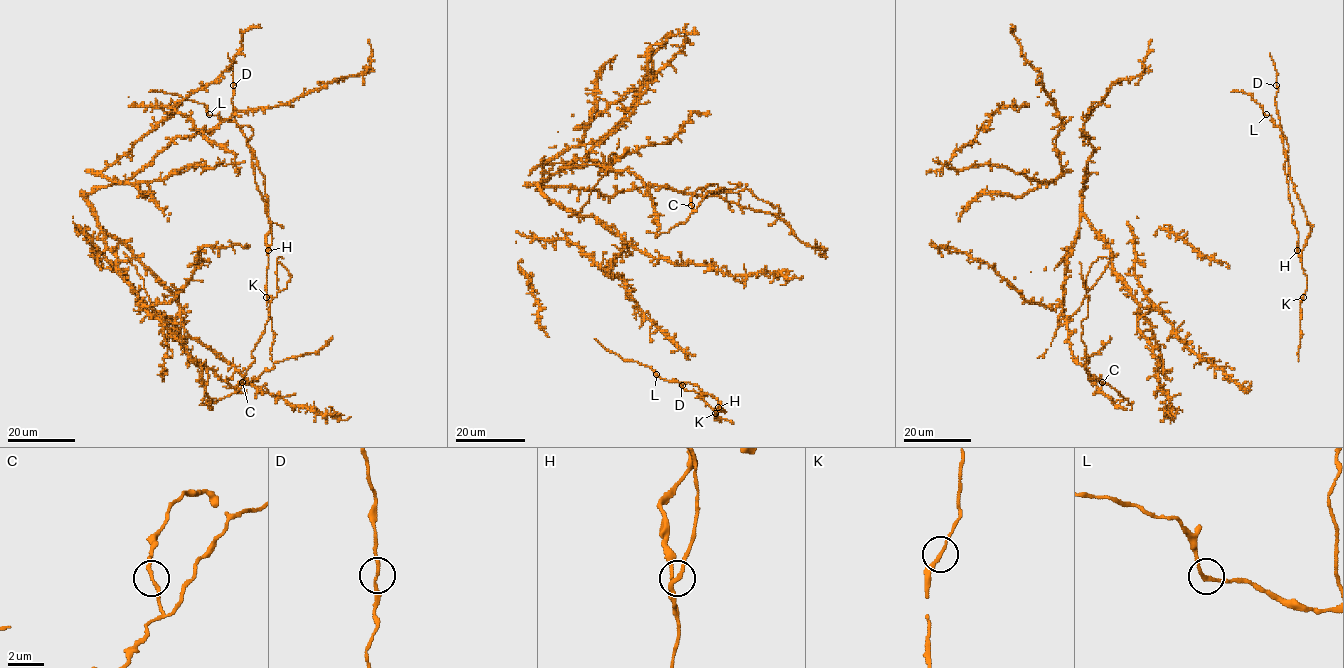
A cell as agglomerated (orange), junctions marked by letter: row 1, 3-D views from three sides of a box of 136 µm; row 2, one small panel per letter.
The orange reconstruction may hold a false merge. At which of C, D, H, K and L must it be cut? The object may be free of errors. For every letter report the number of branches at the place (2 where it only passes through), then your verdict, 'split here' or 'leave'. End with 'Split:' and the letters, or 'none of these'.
C: 2 branches meet; leave
D: 2 branches meet; leave
H: 2 branches meet; leave
K: 2 branches meet; leave
L: 2 branches meet; leave
Split: none of these

